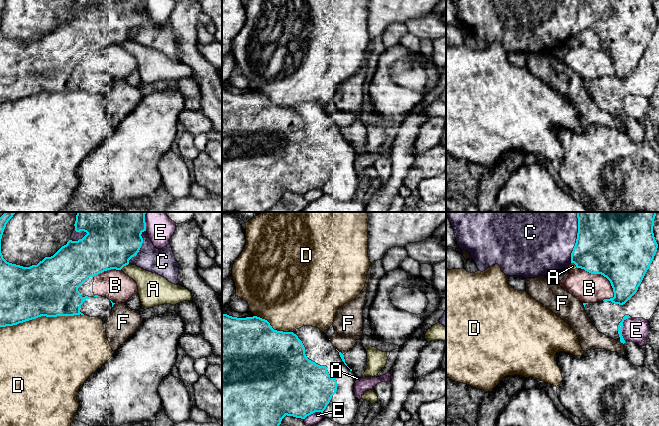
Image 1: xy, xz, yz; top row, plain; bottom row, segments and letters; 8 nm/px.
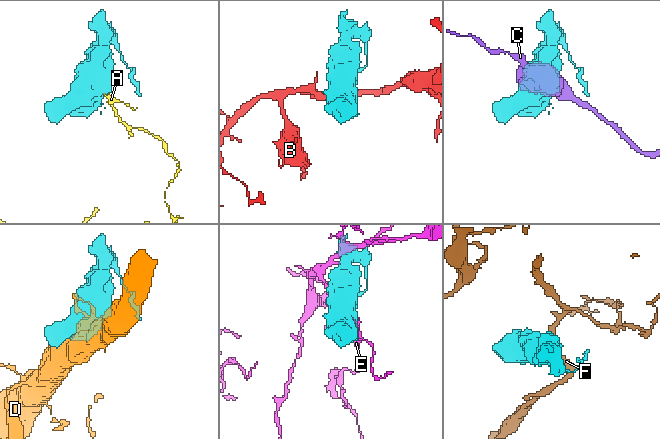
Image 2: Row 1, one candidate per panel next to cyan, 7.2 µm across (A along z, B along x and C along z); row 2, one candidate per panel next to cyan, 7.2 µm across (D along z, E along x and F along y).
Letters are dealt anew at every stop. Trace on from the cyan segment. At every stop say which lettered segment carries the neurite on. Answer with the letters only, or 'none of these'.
none of these

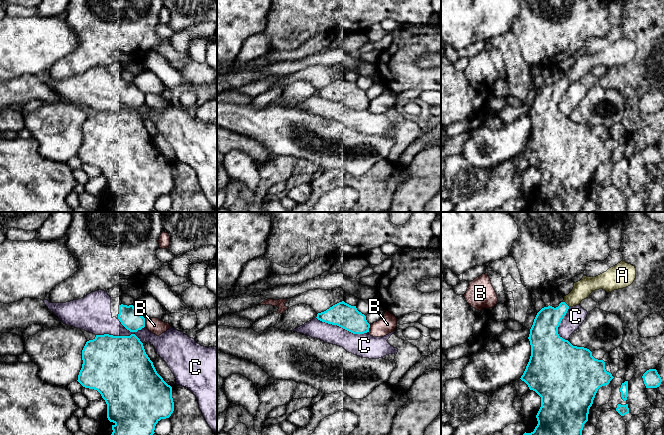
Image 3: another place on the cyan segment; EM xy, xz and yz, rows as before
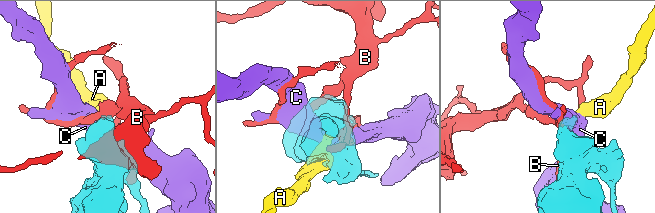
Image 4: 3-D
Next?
A

